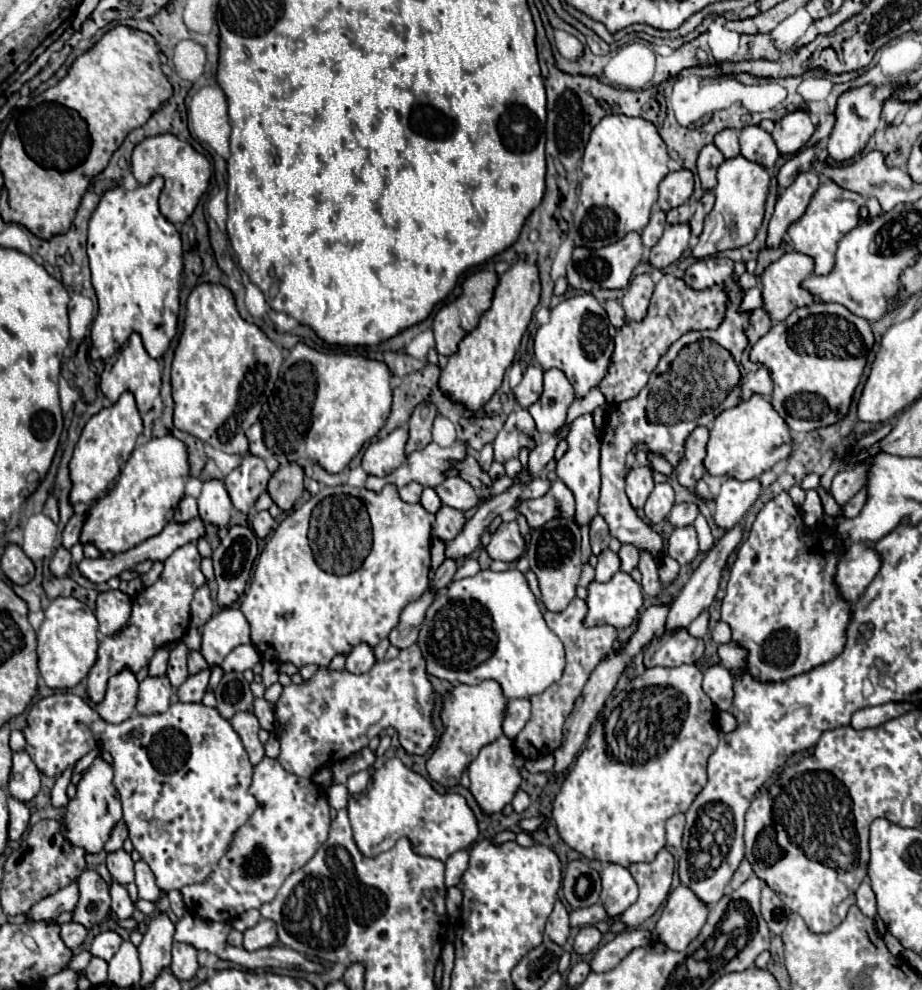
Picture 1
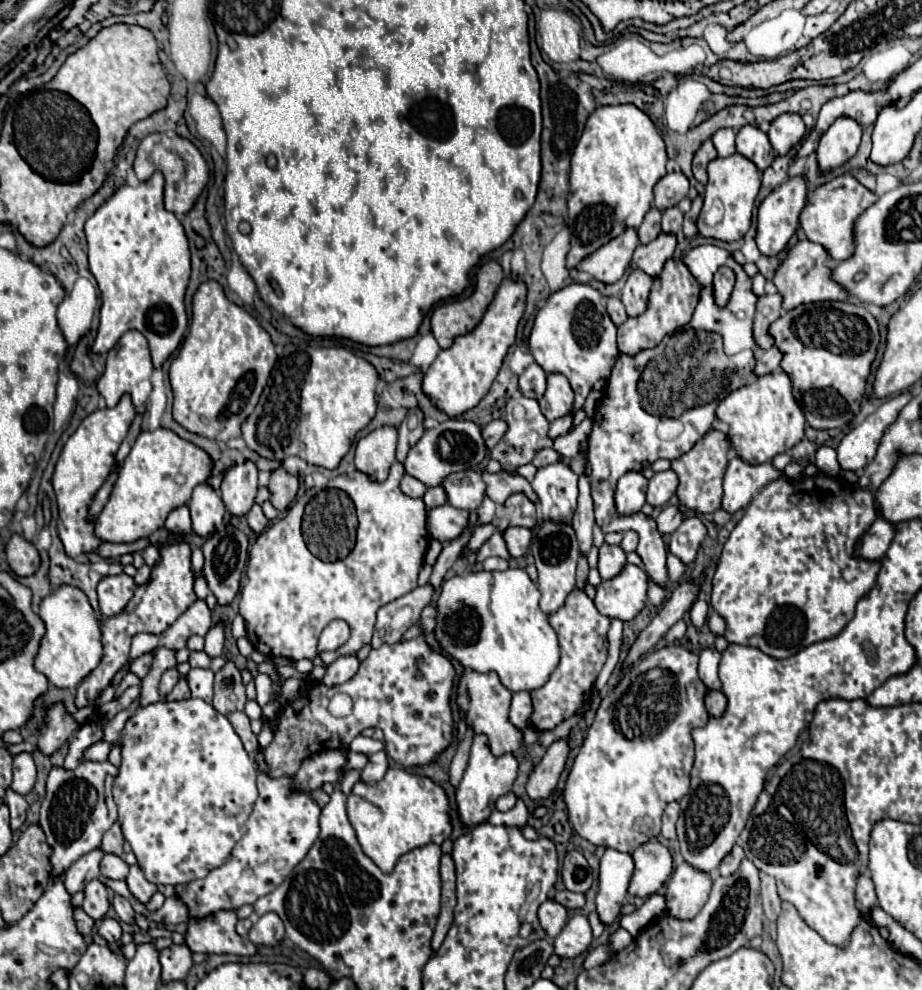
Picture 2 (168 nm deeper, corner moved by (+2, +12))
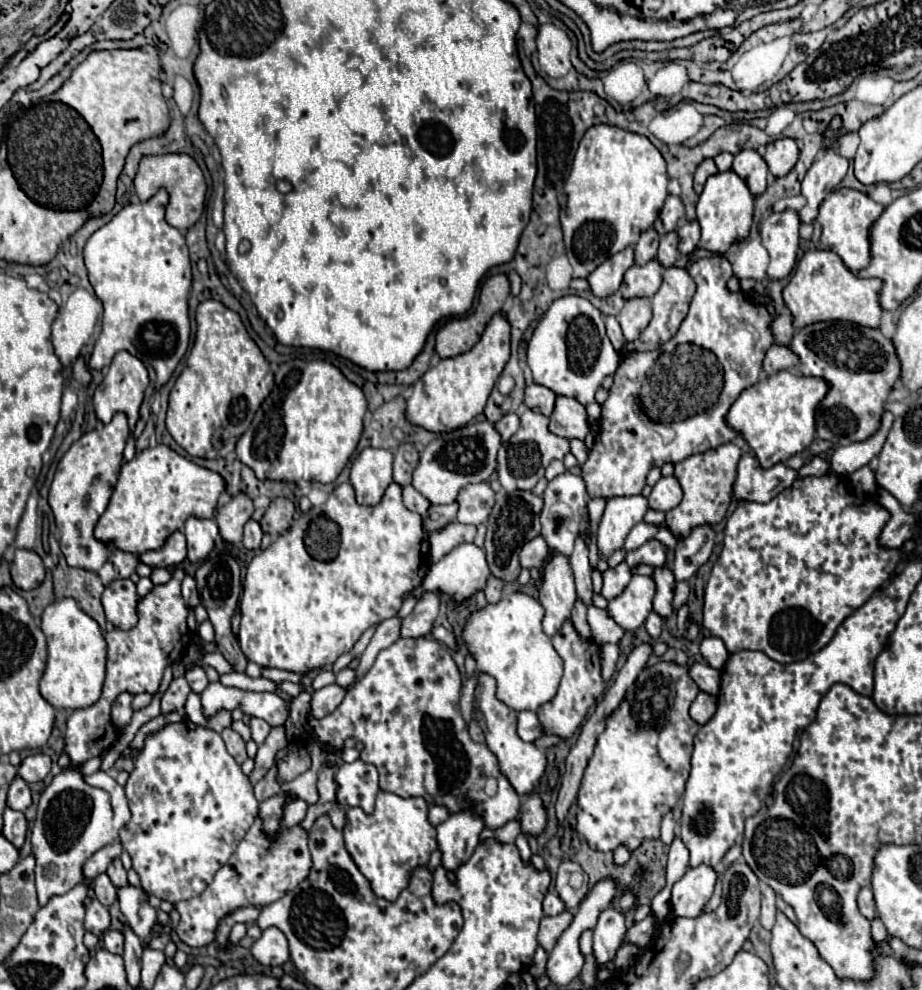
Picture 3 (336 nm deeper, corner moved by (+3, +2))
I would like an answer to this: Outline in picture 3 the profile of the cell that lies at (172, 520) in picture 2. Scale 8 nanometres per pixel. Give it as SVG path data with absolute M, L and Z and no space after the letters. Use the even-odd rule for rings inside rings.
M176 531L166 539L166 545L162 549L146 551L138 559L150 567L178 567L186 559L186 537L180 531Z

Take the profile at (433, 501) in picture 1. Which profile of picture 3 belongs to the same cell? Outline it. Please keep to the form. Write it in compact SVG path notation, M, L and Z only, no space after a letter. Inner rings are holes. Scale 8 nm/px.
M458 503L430 505L428 515L424 517L424 529L430 533L430 531L438 531L438 529L446 527L448 523L452 523L456 519L456 511L458 511Z

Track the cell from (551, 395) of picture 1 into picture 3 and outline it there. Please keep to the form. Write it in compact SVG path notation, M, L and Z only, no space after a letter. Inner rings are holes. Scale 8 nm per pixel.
M558 397L554 413L550 415L550 431L566 439L584 439L590 431L586 407L576 399Z

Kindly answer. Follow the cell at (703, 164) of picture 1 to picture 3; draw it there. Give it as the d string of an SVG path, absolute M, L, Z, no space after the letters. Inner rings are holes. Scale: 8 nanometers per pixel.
M704 159L704 161L698 165L696 173L694 173L694 191L700 195L704 183L706 183L706 179L708 179L710 175L716 175L716 173L718 173L716 163L714 163L712 159Z

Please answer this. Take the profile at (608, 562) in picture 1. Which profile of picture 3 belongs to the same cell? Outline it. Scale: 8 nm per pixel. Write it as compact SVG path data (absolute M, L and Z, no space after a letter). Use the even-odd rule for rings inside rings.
M622 561L618 567L608 569L602 577L604 577L602 595L610 601L610 599L618 597L618 595L626 589L626 585L628 585L630 579L632 579L632 571L630 571L630 567L626 565L626 561Z

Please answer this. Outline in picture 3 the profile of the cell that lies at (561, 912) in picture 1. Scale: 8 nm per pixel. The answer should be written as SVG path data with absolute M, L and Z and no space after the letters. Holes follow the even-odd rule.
M562 911L554 917L542 917L540 921L540 931L538 931L538 943L550 953L552 947L556 945L558 937L564 933L564 929L572 923L572 913Z

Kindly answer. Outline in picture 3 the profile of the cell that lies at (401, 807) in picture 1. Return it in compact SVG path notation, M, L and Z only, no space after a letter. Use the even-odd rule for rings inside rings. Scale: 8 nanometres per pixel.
M380 791L376 797L376 809L372 815L366 815L358 807L350 807L346 811L346 827L344 827L344 845L346 851L350 853L352 861L360 869L360 873L368 879L374 895L386 899L386 901L396 901L396 897L408 887L410 875L416 867L426 865L430 859L430 853L438 847L436 845L436 829L428 823L426 819L428 813L428 803L422 797L408 797L402 799L394 793L384 793Z

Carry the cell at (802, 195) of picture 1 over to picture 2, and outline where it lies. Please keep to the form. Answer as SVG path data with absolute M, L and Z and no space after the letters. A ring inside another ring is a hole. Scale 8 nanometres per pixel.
M803 175L789 177L783 185L773 189L767 199L759 205L759 225L757 225L757 237L755 243L763 255L777 255L779 251L785 249L787 241L797 229L797 219L801 209L805 207L805 197L807 197L807 183Z

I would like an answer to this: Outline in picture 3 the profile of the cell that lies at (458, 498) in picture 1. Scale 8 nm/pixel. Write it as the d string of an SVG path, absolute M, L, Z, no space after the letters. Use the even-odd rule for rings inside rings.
M476 483L468 485L458 495L458 521L460 523L472 523L480 525L488 519L490 509L494 505L494 491L488 483Z

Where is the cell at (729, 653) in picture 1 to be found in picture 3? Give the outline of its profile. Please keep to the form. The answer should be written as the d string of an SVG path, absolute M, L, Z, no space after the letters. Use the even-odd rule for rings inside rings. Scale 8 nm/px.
M706 637L700 643L700 655L714 669L722 669L724 663L726 663L726 659L730 657L730 653L726 651L726 647L724 647L724 643L722 643L720 637Z

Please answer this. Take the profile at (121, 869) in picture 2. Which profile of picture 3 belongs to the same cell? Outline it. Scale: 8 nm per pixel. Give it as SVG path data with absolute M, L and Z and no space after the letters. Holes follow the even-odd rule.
M106 873L98 875L98 879L94 879L94 899L98 899L104 907L110 907L116 901L116 893L118 893L118 889L110 883Z

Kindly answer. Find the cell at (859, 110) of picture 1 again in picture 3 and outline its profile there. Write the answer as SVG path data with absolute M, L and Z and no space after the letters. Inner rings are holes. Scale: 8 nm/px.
M828 149L820 159L814 161L814 165L808 169L802 181L800 191L806 197L806 205L798 211L802 223L812 223L818 217L820 203L830 191L834 191L840 185L848 171L848 165L850 161L836 155L834 149Z

